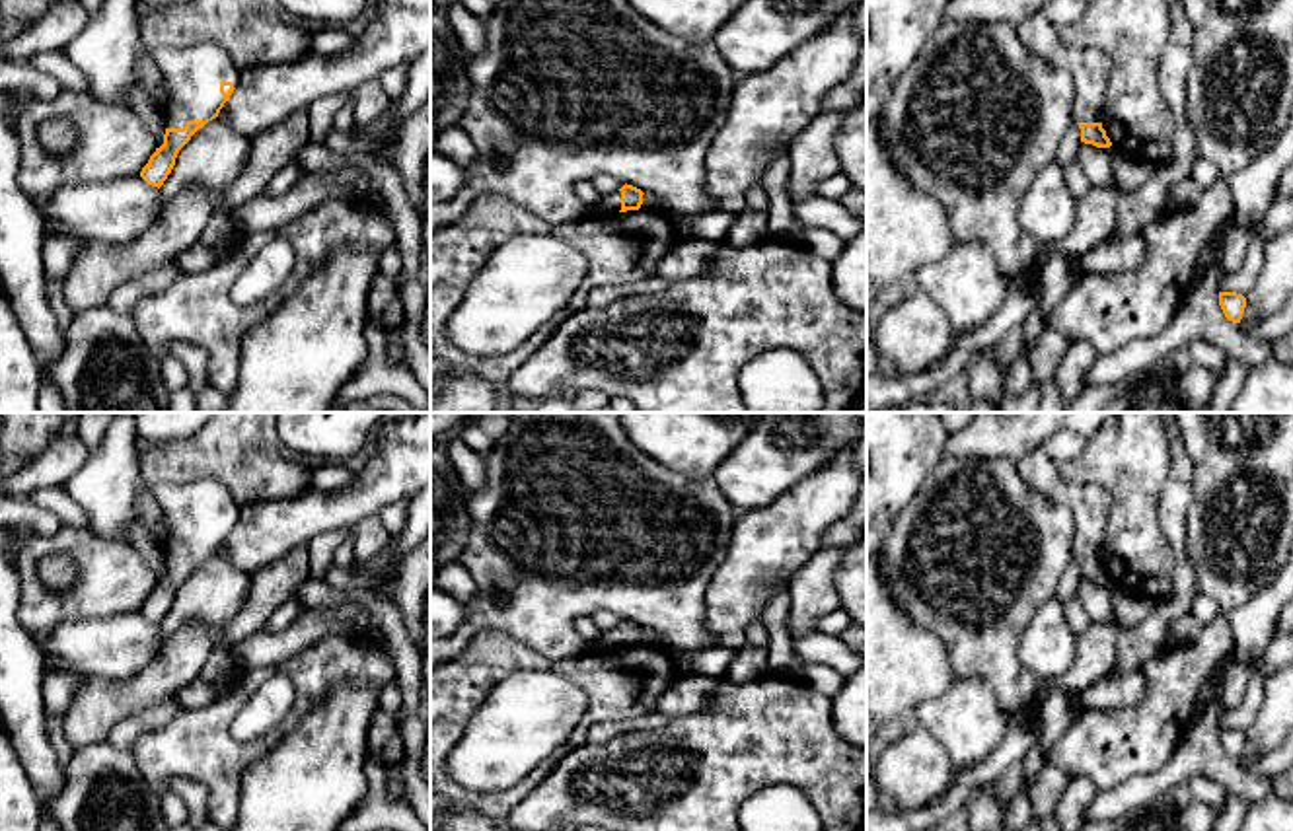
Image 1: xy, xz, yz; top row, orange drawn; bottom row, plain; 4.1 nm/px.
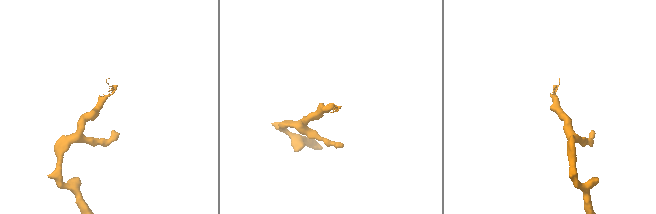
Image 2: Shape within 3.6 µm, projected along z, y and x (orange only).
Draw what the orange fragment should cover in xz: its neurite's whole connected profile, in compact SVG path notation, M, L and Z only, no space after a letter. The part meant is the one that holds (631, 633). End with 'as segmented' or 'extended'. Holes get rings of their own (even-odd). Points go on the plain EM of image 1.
M625 619L619 627L602 632L598 646L600 650L639 646L643 640L643 631L645 629L641 625Z | extended

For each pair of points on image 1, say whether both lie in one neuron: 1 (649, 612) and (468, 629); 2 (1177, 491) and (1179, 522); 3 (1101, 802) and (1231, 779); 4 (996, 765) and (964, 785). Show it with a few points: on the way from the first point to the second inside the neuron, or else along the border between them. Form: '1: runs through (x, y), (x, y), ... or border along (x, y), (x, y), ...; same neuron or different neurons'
1: runs through (604, 594), (518, 594), (513, 598); same neuron
2: runs through (1177, 499), (1177, 514); same neuron
3: runs through (1134, 793), (1157, 785), (1182, 765), (1198, 765); same neuron
4: runs through (988, 771), (972, 779); same neuron

